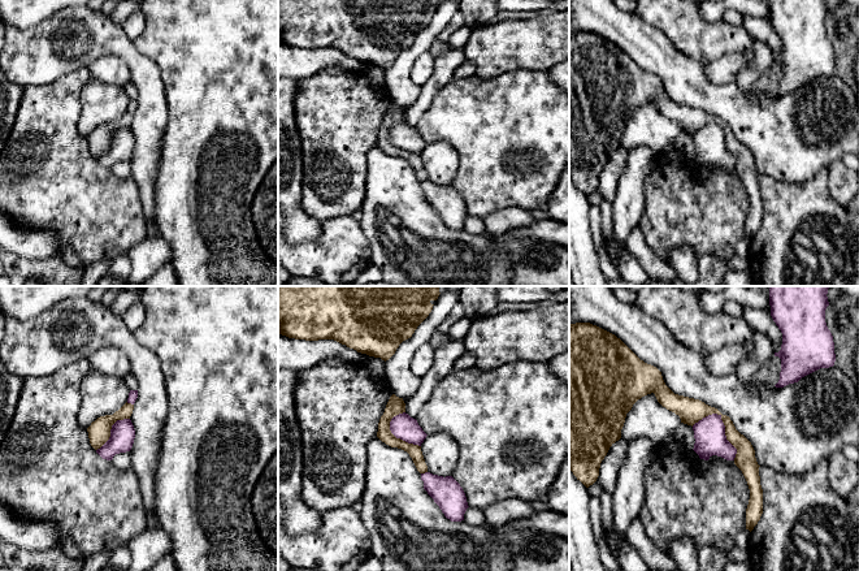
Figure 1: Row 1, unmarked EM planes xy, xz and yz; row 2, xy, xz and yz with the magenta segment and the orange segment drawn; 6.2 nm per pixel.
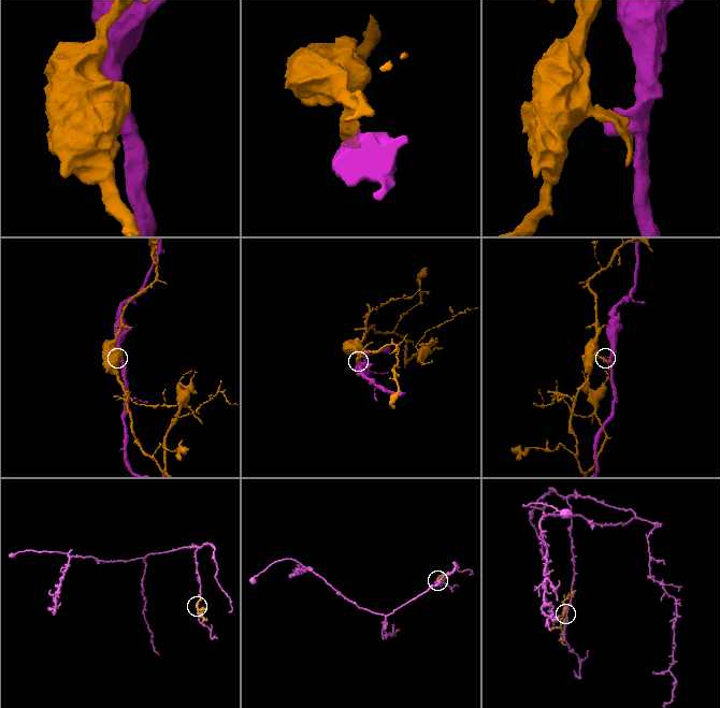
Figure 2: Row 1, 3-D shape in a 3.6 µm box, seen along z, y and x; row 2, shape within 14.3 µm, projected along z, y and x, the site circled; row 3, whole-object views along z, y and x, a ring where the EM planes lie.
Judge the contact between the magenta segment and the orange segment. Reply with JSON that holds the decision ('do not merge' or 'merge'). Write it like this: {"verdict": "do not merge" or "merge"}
{"verdict": "do not merge"}

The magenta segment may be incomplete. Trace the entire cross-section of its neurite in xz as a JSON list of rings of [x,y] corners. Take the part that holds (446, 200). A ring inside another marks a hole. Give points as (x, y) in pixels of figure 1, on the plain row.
[[[430,181],[421,182],[424,198],[439,215],[442,221],[451,230],[464,229],[468,211],[460,193],[452,185],[438,185]]]

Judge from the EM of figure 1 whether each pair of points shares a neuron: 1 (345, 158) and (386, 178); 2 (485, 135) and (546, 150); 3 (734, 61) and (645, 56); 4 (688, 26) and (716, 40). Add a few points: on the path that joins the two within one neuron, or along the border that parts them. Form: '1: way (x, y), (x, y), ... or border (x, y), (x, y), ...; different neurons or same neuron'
1: border (376, 145), (367, 156), (367, 185), (363, 198); different neurons
2: way (500, 135), (530, 135); same neuron
3: border (703, 66), (705, 76), (714, 83), (730, 83); different neurons
4: way (694, 33), (702, 40), (710, 40); same neuron

